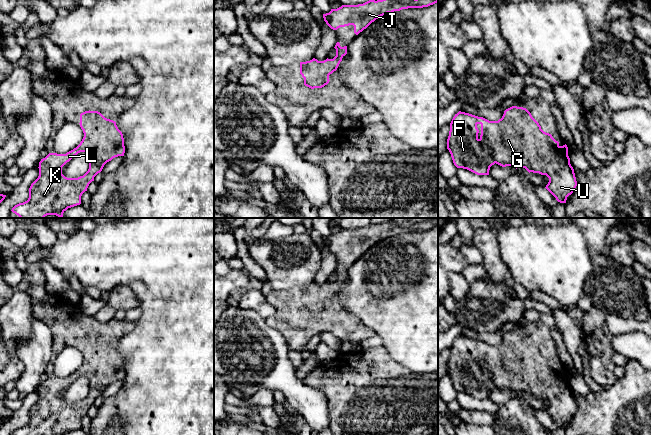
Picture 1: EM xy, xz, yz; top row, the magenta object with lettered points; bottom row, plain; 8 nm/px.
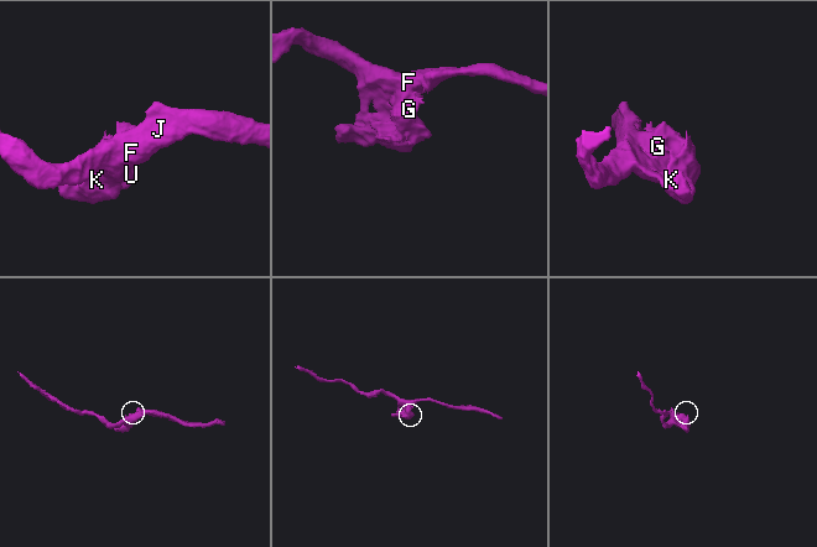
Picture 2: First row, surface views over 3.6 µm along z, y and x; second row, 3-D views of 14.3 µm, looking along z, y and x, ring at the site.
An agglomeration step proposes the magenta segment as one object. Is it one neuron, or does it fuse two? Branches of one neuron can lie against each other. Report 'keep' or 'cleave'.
keep

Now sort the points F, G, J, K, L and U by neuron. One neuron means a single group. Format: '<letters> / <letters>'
F G J K L U

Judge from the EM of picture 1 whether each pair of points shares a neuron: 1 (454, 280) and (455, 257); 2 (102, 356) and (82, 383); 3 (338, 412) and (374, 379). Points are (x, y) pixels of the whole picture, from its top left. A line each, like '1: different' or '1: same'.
1: different
2: different
3: same

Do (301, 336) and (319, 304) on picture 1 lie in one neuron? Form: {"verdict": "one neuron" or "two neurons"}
{"verdict": "one neuron"}

